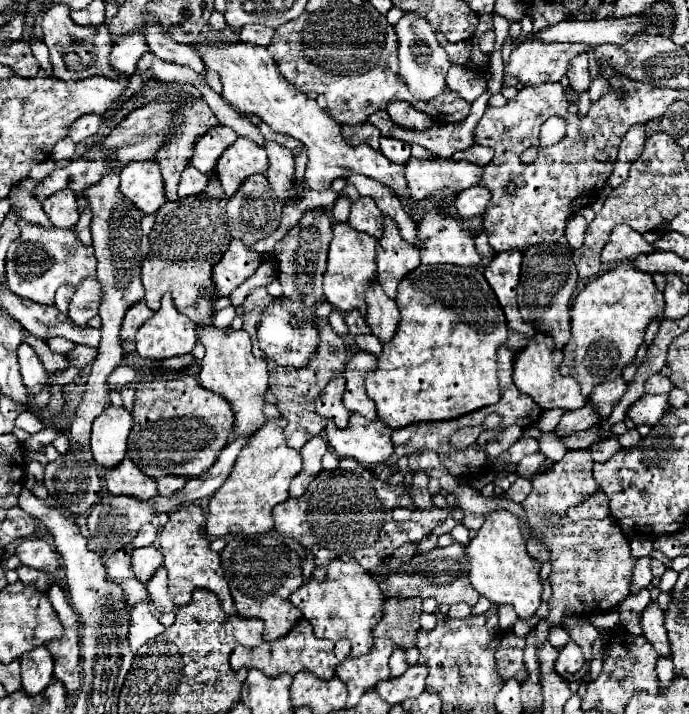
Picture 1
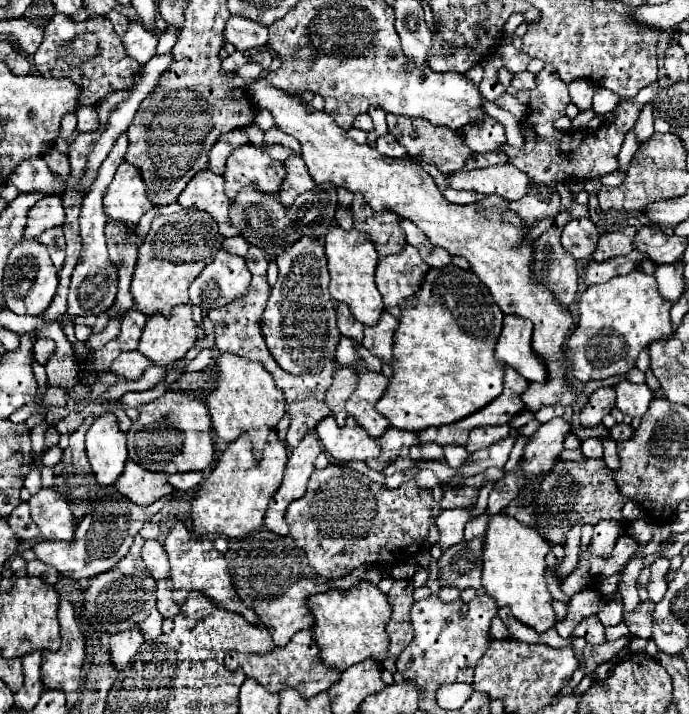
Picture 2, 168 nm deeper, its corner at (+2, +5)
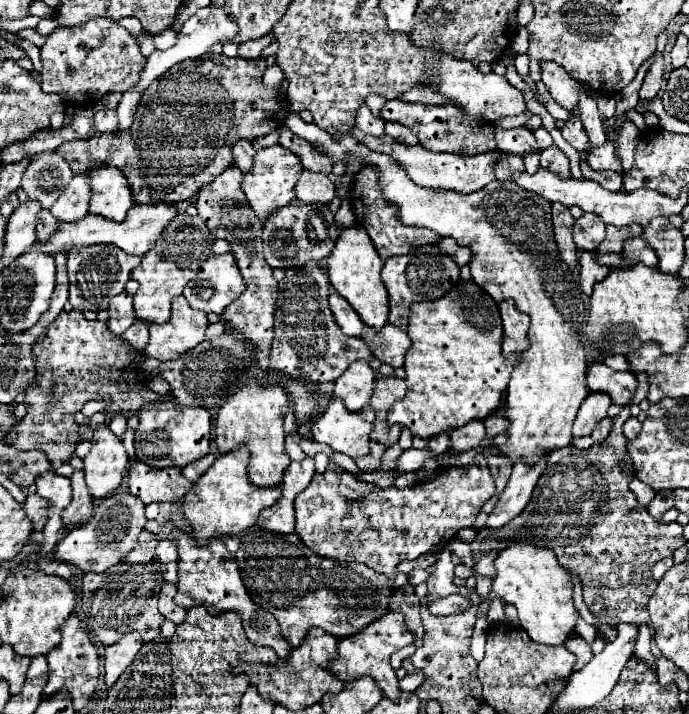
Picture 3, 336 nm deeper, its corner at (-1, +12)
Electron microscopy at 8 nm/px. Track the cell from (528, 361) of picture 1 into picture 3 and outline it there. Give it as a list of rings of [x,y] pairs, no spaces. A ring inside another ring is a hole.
[[[511,300],[499,304],[501,320],[503,320],[503,354],[521,354],[529,348],[529,316],[519,312]]]

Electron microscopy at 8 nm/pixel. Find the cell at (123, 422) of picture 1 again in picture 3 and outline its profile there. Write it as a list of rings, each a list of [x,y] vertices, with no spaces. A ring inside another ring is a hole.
[[[99,424],[93,432],[91,452],[85,456],[85,482],[91,496],[105,498],[121,484],[129,456],[121,438],[117,438],[107,424]]]

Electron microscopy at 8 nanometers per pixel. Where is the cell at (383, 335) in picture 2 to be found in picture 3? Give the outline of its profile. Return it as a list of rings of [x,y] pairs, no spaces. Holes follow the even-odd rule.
[[[385,324],[383,328],[365,328],[363,334],[365,344],[371,348],[373,356],[377,356],[381,362],[397,368],[403,366],[405,352],[411,348],[411,340],[405,330],[395,328],[393,324]]]

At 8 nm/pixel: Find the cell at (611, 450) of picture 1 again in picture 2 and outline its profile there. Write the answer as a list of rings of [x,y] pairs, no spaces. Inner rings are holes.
[[[586,439],[582,443],[582,453],[590,459],[602,459],[602,441],[600,439]]]

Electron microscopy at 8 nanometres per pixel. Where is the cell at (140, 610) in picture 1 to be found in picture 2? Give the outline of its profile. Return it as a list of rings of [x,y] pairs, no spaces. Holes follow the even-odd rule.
[[[132,629],[132,631],[122,631],[122,633],[116,633],[110,637],[110,643],[108,643],[108,651],[110,651],[110,663],[122,671],[130,659],[136,655],[136,651],[140,649],[140,645],[144,643],[144,637],[138,629]]]

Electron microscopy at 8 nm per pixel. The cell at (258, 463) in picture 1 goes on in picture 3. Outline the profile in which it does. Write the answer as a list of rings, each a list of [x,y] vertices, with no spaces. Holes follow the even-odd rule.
[[[239,444],[235,450],[219,456],[215,464],[193,484],[189,494],[183,498],[183,512],[193,526],[193,538],[213,538],[213,536],[235,536],[251,528],[259,512],[281,498],[281,484],[259,488],[249,480],[247,474],[249,448]]]

